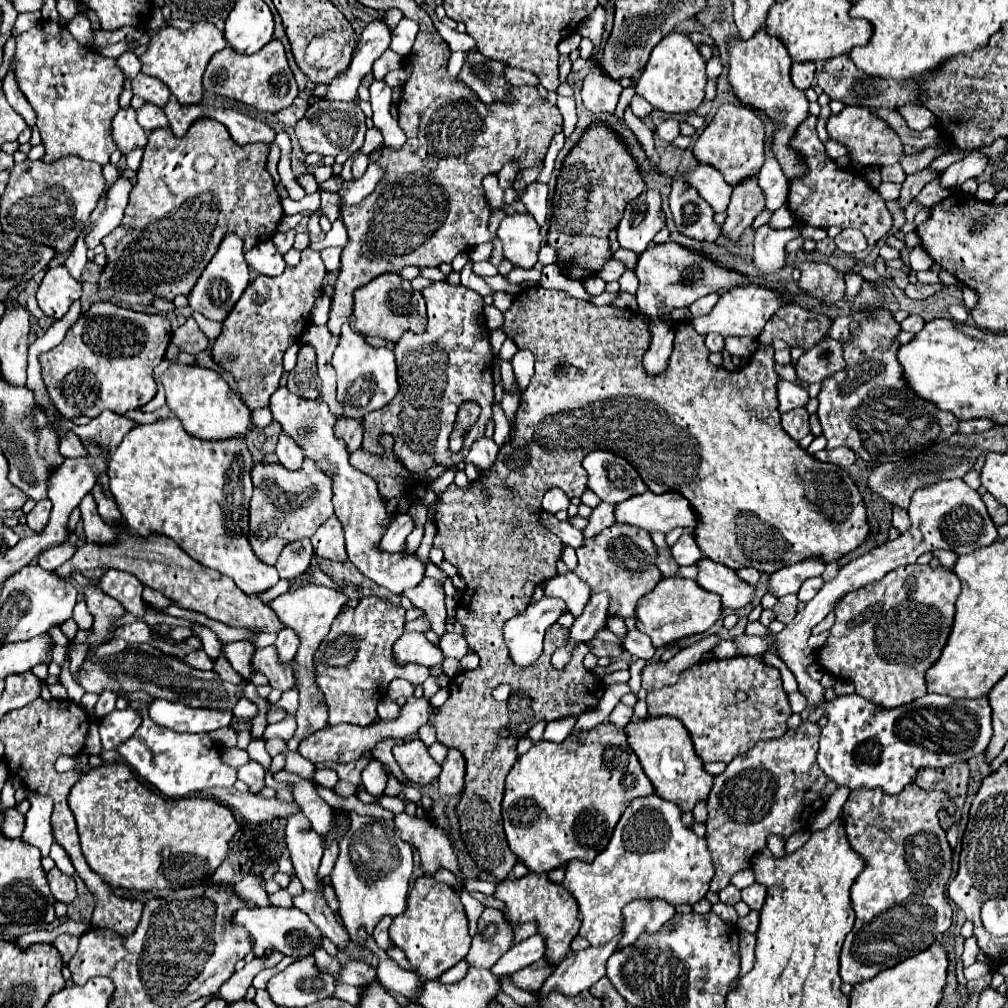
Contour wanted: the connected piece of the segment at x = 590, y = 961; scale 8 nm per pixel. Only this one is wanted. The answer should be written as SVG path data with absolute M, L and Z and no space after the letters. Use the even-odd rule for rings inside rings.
M620 934L614 936L608 944L598 948L586 948L582 952L570 952L552 972L552 976L540 988L540 996L546 996L554 988L564 996L578 996L582 990L588 990L606 974L606 960L616 952Z

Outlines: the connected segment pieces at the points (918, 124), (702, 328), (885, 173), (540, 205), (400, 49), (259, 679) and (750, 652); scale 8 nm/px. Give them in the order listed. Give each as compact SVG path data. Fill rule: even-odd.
M908 104L898 108L897 111L901 115L908 115L907 123L912 130L924 130L928 126L936 126L938 124L936 116L930 114L930 110L924 110L921 105Z
M744 284L744 286L736 286L736 288L730 288L728 292L724 292L720 296L720 300L716 302L716 306L706 316L692 320L692 326L698 334L716 332L722 336L754 336L754 338L758 338L760 332L764 330L766 322L780 308L780 304L782 304L782 296L776 290L772 290L764 284L760 284L760 286Z
M900 164L882 168L882 182L898 182L898 184L902 184L904 178L906 178L906 174L904 174L904 170L902 170Z
M532 182L524 196L522 196L522 202L524 206L528 208L528 212L534 216L534 220L538 222L538 226L542 226L544 222L547 221L550 214L549 199L548 199L548 185L547 184L538 184L538 182Z
M402 18L398 22L398 26L392 30L392 42L390 42L390 50L394 50L398 56L406 58L412 50L412 44L416 40L416 32L418 32L418 24L410 18Z
M230 642L230 644L224 644L222 650L224 650L226 660L231 663L234 670L244 680L249 680L251 683L259 683L255 687L268 684L268 679L263 674L250 672L252 670L250 668L250 656L254 654L252 644L248 644L248 642Z
M954 478L954 480L944 480L944 482L936 482L932 486L920 488L914 492L910 506L908 506L908 516L910 516L910 528L906 532L902 532L896 540L888 540L884 544L877 546L852 560L850 564L846 564L844 568L840 568L838 576L830 582L824 582L824 586L820 588L820 592L806 604L806 608L802 612L798 612L794 616L794 620L790 624L784 626L782 632L772 634L772 636L746 636L740 634L736 636L732 642L736 646L736 654L738 656L760 656L764 652L768 652L770 648L776 650L778 658L790 668L790 672L794 674L796 682L798 682L798 692L802 692L806 696L806 710L814 708L814 706L822 706L824 700L824 688L820 682L812 680L808 676L808 666L814 662L812 650L808 646L808 638L810 638L810 630L822 622L826 618L826 614L830 614L834 610L834 606L838 604L838 600L842 596L846 596L852 590L858 590L870 582L880 580L884 574L906 566L906 564L914 564L918 556L922 556L924 552L934 552L934 550L950 550L954 554L968 554L974 552L982 546L992 544L998 538L996 526L992 522L992 518L986 512L986 506L980 498L978 492L974 492L964 480Z

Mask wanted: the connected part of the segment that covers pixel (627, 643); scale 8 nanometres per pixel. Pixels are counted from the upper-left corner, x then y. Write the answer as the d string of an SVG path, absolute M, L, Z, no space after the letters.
M628 630L624 640L622 640L622 646L626 652L630 652L634 658L644 658L644 660L650 660L654 656L654 646L652 642L648 640L648 636L644 636L642 632L638 630Z

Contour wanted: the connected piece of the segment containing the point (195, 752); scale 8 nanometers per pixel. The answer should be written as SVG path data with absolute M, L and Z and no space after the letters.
M133 701L129 706L142 712L143 721L140 728L130 736L130 740L124 740L124 744L116 746L116 752L160 794L166 798L186 798L208 788L234 786L236 768L220 760L218 744L208 734L172 732L170 728L156 724L149 717L146 702Z

